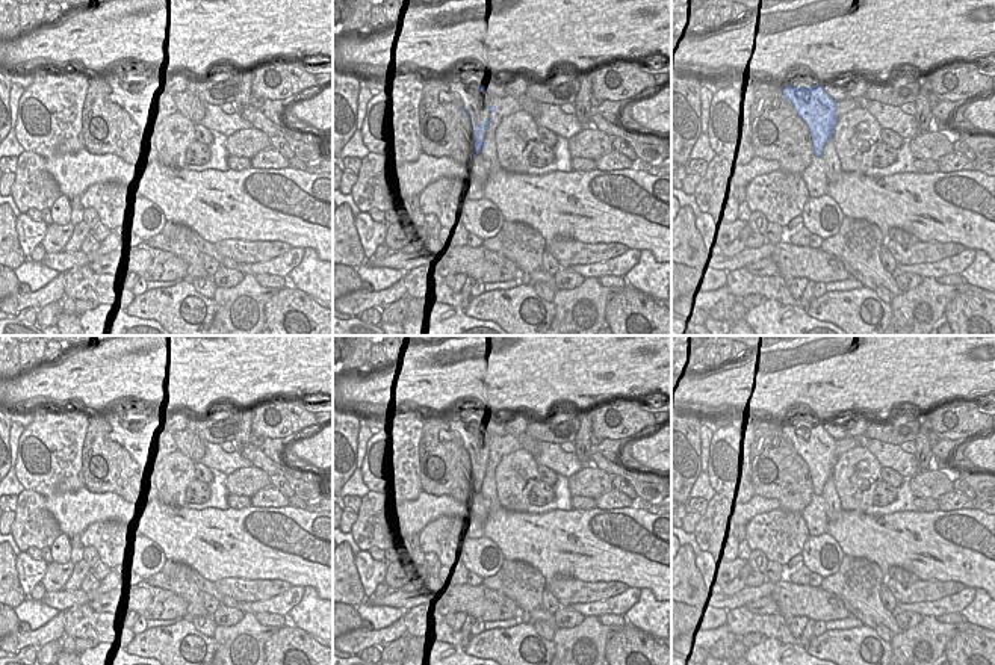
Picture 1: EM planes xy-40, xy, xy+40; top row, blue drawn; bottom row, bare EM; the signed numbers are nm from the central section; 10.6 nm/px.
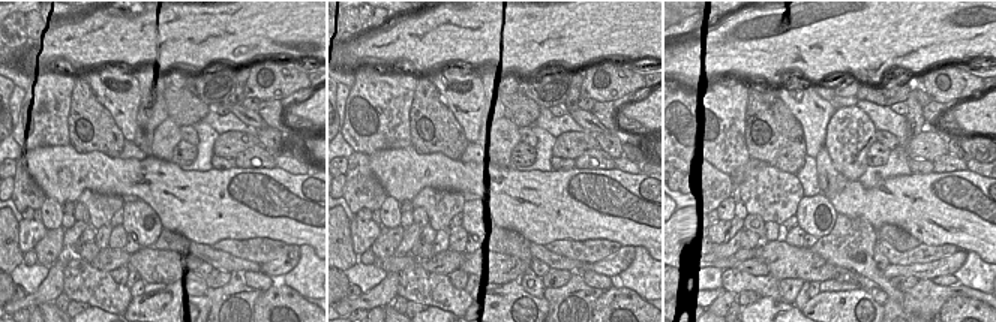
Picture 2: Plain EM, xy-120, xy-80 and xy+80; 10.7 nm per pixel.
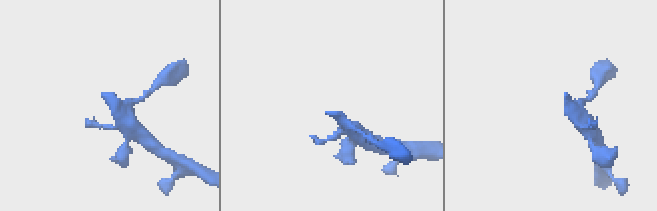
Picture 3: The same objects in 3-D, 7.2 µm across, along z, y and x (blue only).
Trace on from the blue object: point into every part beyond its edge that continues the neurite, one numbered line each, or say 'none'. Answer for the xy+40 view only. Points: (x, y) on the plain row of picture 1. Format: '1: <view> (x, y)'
1: xy+40 (847, 443)

